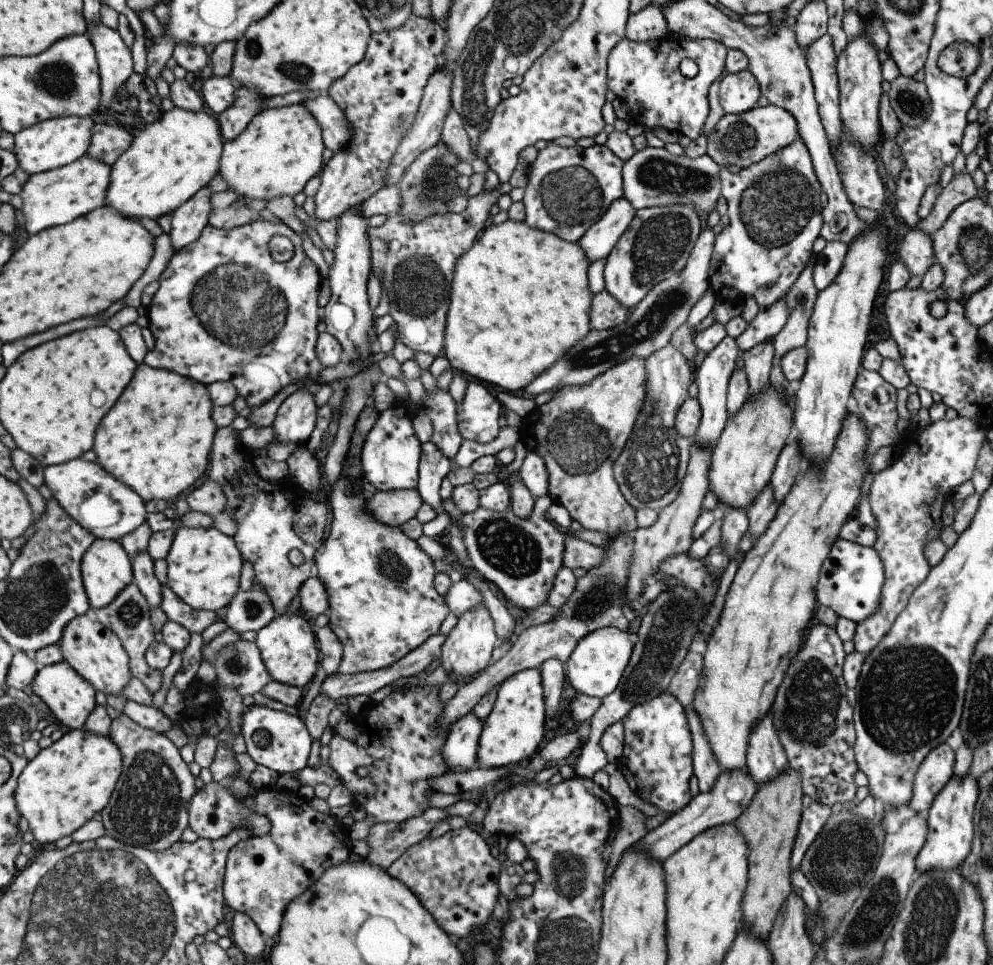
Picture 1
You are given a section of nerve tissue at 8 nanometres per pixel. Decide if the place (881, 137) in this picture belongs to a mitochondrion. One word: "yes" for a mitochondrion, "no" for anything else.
no

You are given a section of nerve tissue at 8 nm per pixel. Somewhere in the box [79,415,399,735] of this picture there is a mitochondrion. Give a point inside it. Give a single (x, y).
(130, 614)

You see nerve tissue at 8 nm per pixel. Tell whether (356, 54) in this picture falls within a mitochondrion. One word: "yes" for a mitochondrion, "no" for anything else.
no

